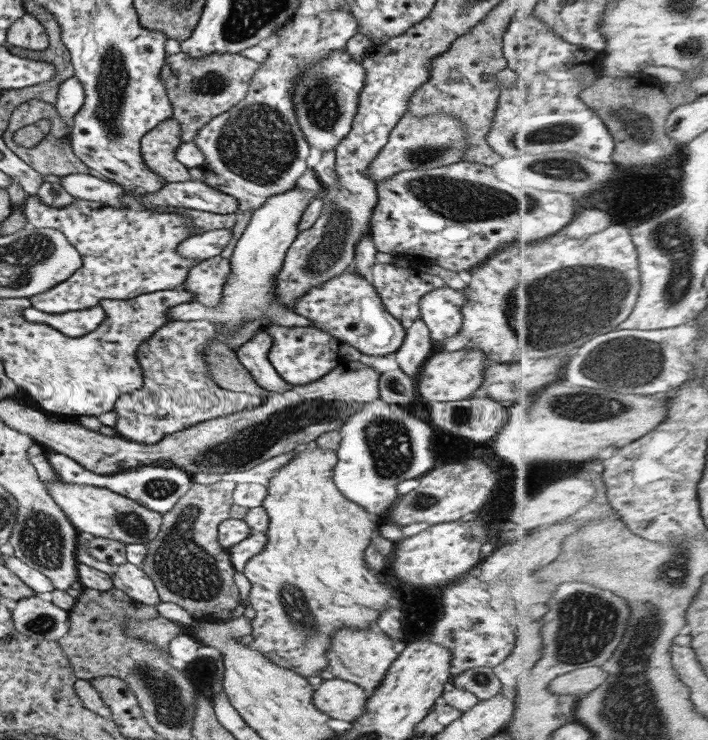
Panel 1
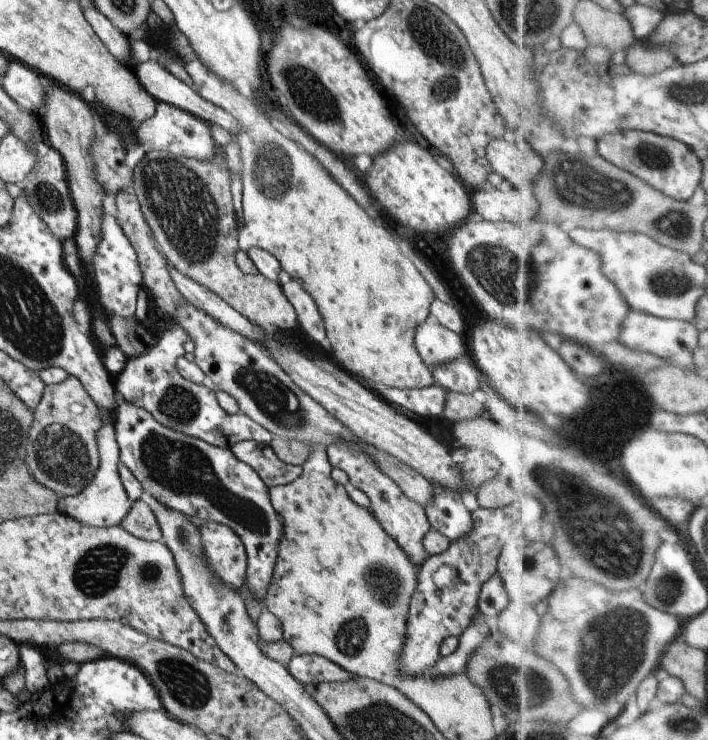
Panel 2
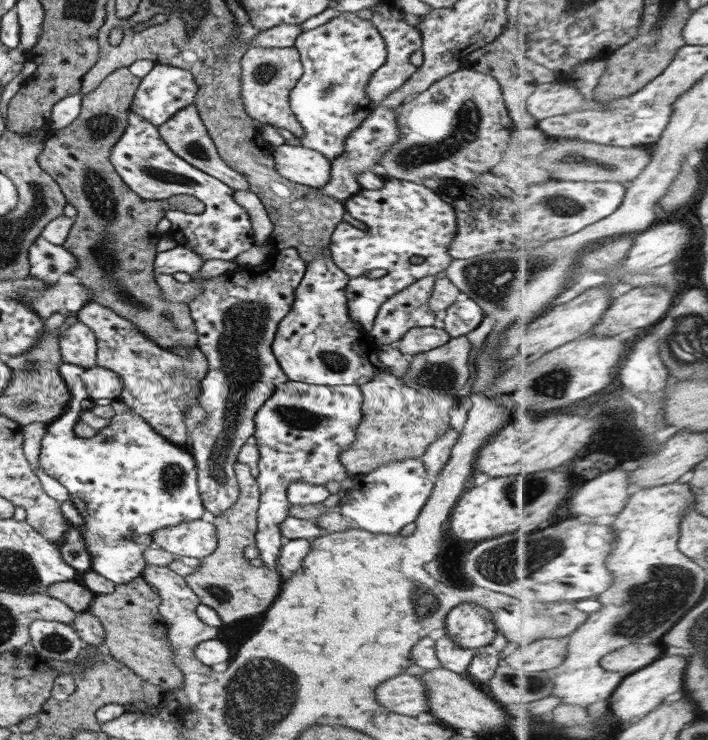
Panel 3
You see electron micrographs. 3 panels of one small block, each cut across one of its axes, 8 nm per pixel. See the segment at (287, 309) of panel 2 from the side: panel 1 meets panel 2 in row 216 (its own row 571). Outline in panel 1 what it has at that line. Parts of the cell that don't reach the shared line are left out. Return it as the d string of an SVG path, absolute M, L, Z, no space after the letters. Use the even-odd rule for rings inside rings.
M219 479L206 485L192 483L187 492L177 500L169 511L161 517L159 530L153 540L147 542L141 570L153 582L161 602L174 602L192 616L193 621L223 621L239 603L237 588L233 582L234 568L228 551L217 542L217 529L223 520L229 518L229 506L233 504L233 481Z

